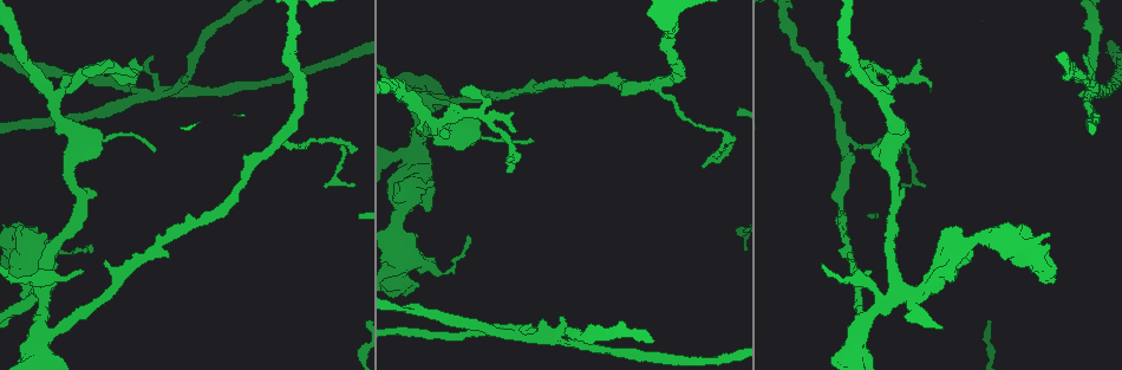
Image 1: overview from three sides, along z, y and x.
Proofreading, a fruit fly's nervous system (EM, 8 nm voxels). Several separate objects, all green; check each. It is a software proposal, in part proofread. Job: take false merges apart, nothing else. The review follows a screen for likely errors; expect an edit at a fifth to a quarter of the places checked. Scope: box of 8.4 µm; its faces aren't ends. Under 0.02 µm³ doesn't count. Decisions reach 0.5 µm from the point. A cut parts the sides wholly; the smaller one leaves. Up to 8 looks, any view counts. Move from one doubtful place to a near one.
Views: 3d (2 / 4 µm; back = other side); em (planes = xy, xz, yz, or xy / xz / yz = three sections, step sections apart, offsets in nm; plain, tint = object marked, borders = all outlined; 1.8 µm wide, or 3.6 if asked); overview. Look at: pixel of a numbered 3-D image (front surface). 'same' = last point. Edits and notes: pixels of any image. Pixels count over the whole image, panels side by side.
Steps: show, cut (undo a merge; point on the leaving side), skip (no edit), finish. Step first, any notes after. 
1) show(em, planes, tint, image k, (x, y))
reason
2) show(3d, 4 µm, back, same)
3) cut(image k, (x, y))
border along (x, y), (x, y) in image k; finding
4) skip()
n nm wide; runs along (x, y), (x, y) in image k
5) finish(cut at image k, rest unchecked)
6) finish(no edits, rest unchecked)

show(3d, 2 µm, back, image 1, (905, 294))
calibre changes

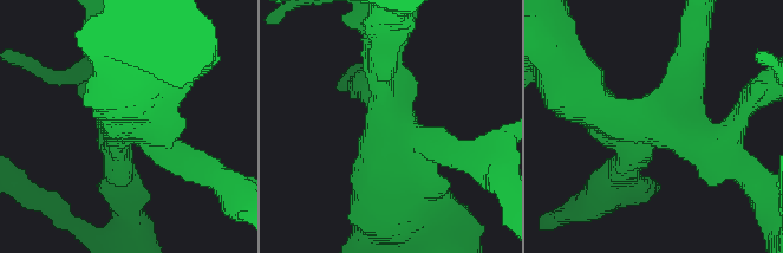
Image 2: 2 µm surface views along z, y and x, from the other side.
show(em, planes, plain, image 2, (385, 131))
4 arms

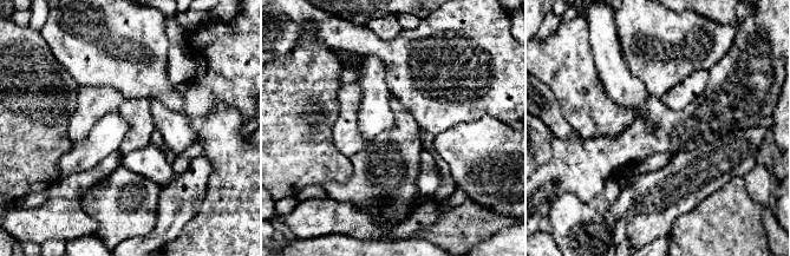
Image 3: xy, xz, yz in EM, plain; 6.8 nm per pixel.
show(em, planes, tint, same)

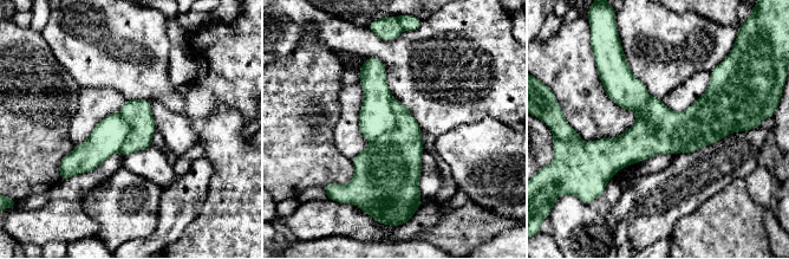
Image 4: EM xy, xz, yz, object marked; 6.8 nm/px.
cut(image 4, (623, 88))
border along (647, 95), (653, 133) in image 4; a second neuron is stuck on

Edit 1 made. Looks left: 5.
show(overview)
redraw

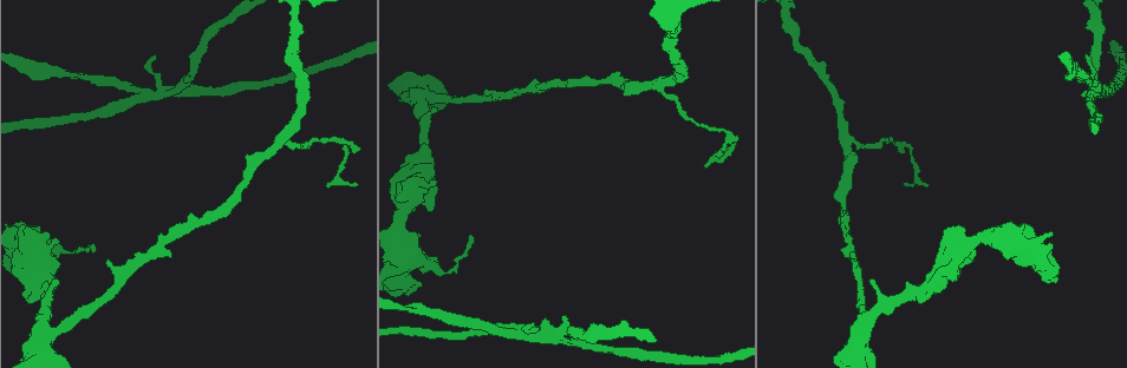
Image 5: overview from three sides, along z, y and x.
show(em, xz, step 4, tint, image 5, (976, 236))
thin neck

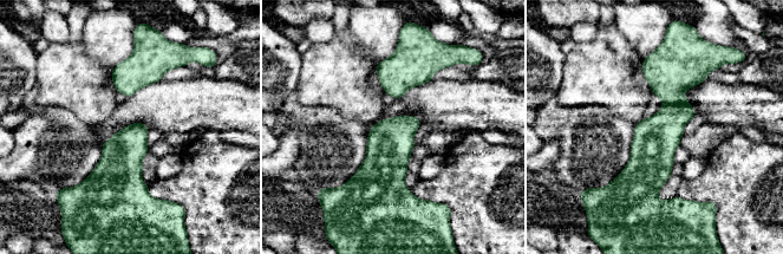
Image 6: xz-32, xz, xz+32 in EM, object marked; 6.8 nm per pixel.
show(em, planes, tint, same)
cut it another way

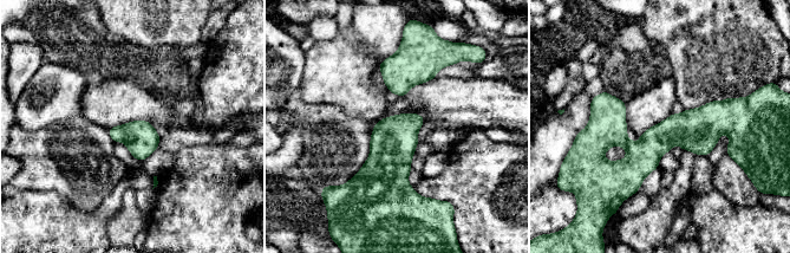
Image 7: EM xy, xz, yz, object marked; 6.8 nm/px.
skip()
220 nm wide; continuous, no second neuron

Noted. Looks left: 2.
finish(cut at image 4, rest unchecked)

